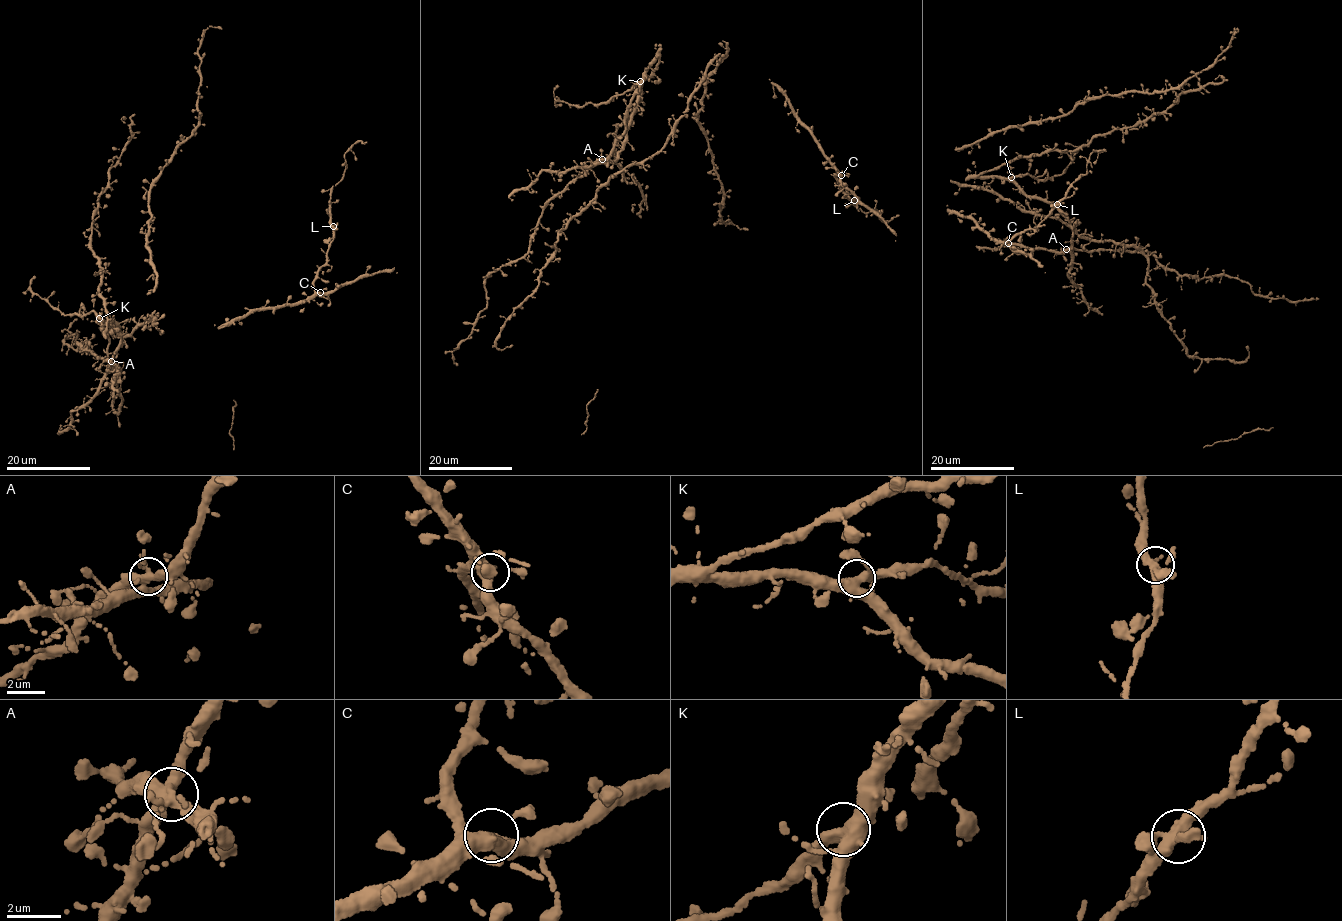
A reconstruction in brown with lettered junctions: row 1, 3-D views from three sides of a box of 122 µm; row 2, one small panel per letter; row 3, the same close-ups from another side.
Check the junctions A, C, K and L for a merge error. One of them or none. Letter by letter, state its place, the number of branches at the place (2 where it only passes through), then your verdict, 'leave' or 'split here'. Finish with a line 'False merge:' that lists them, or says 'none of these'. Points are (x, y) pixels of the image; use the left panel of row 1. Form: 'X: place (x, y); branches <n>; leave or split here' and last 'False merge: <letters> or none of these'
A: place (111, 361); branches 4; leave
C: place (320, 292); branches 4; leave
K: place (99, 318); branches 4; leave
L: place (333, 226); branches 4; leave
False merge: none of these

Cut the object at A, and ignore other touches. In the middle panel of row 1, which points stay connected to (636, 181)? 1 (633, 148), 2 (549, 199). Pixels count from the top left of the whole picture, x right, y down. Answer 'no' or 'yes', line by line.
1: no
2: yes

